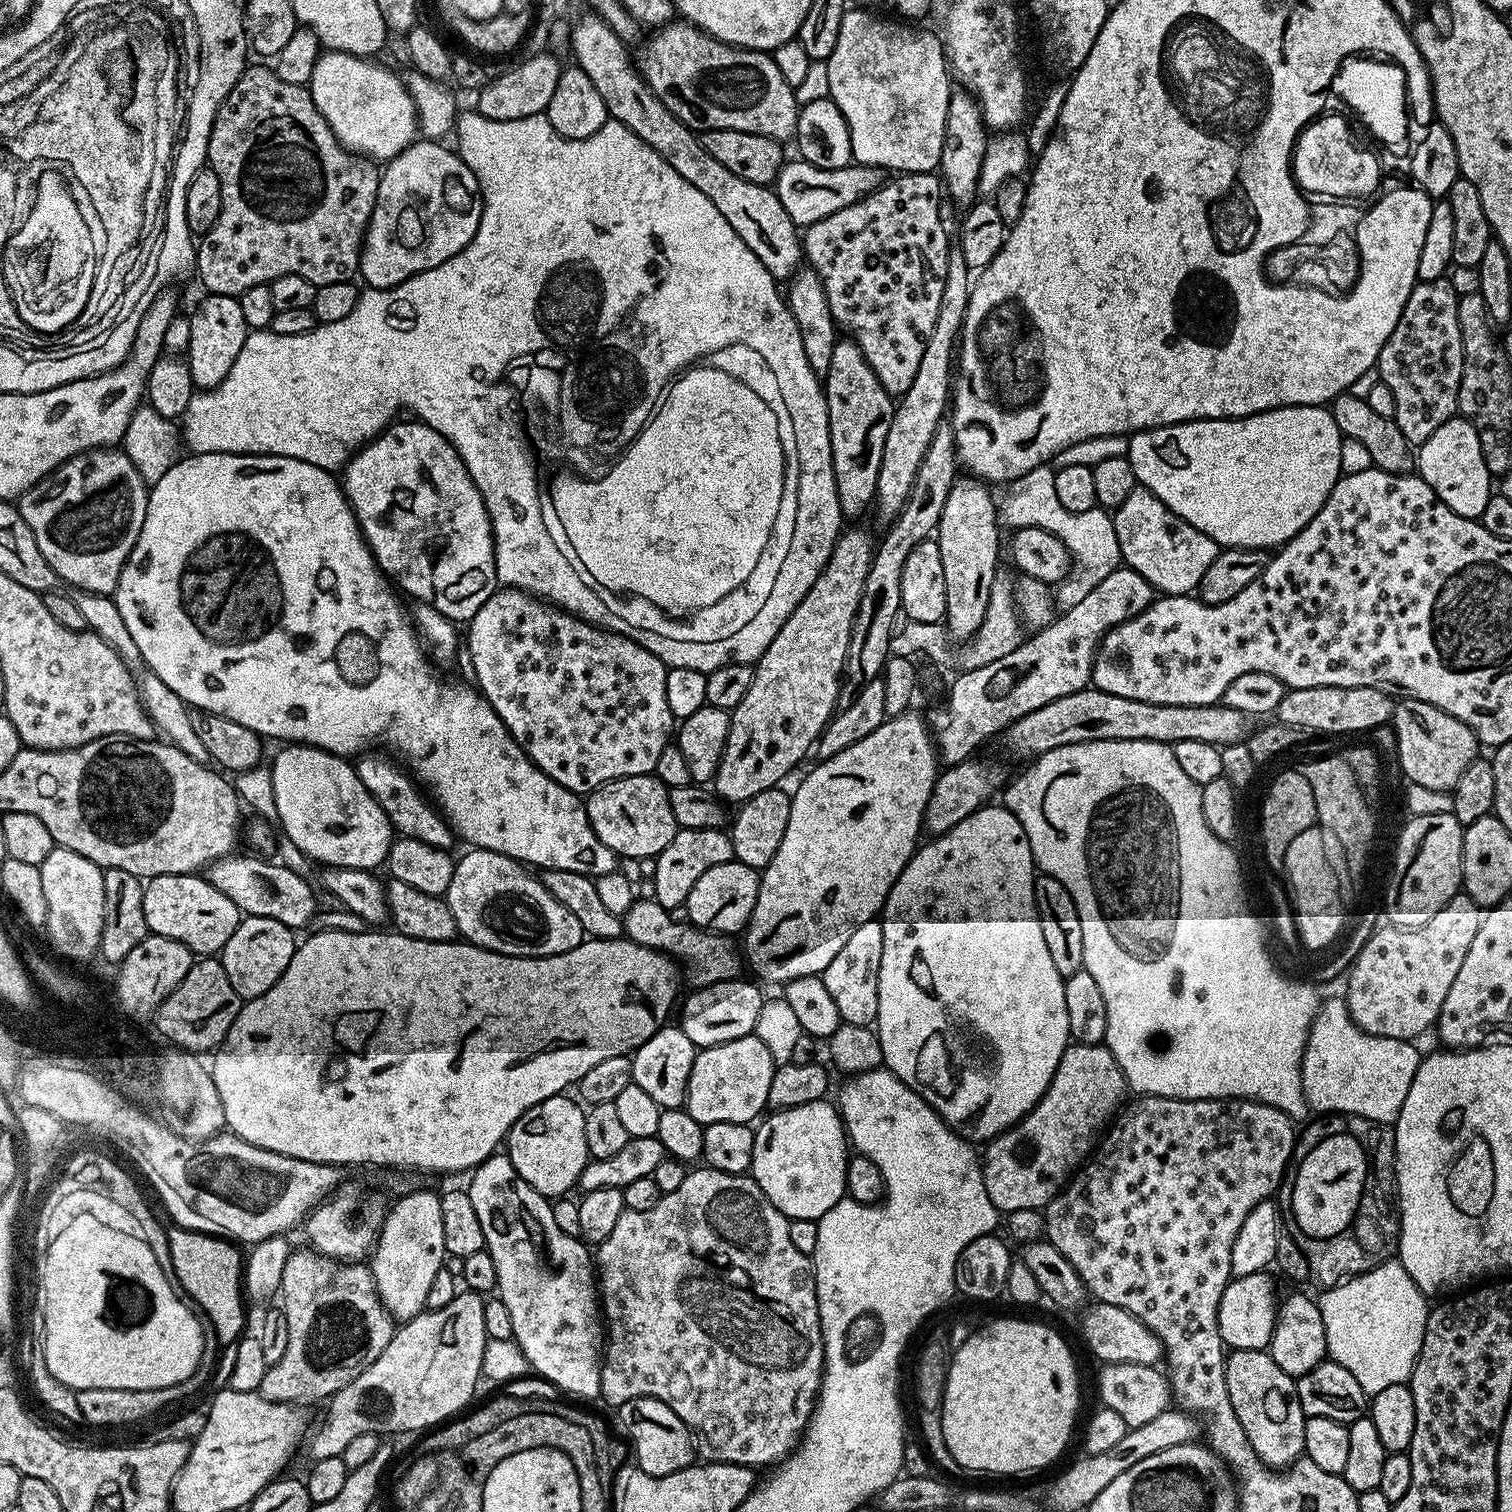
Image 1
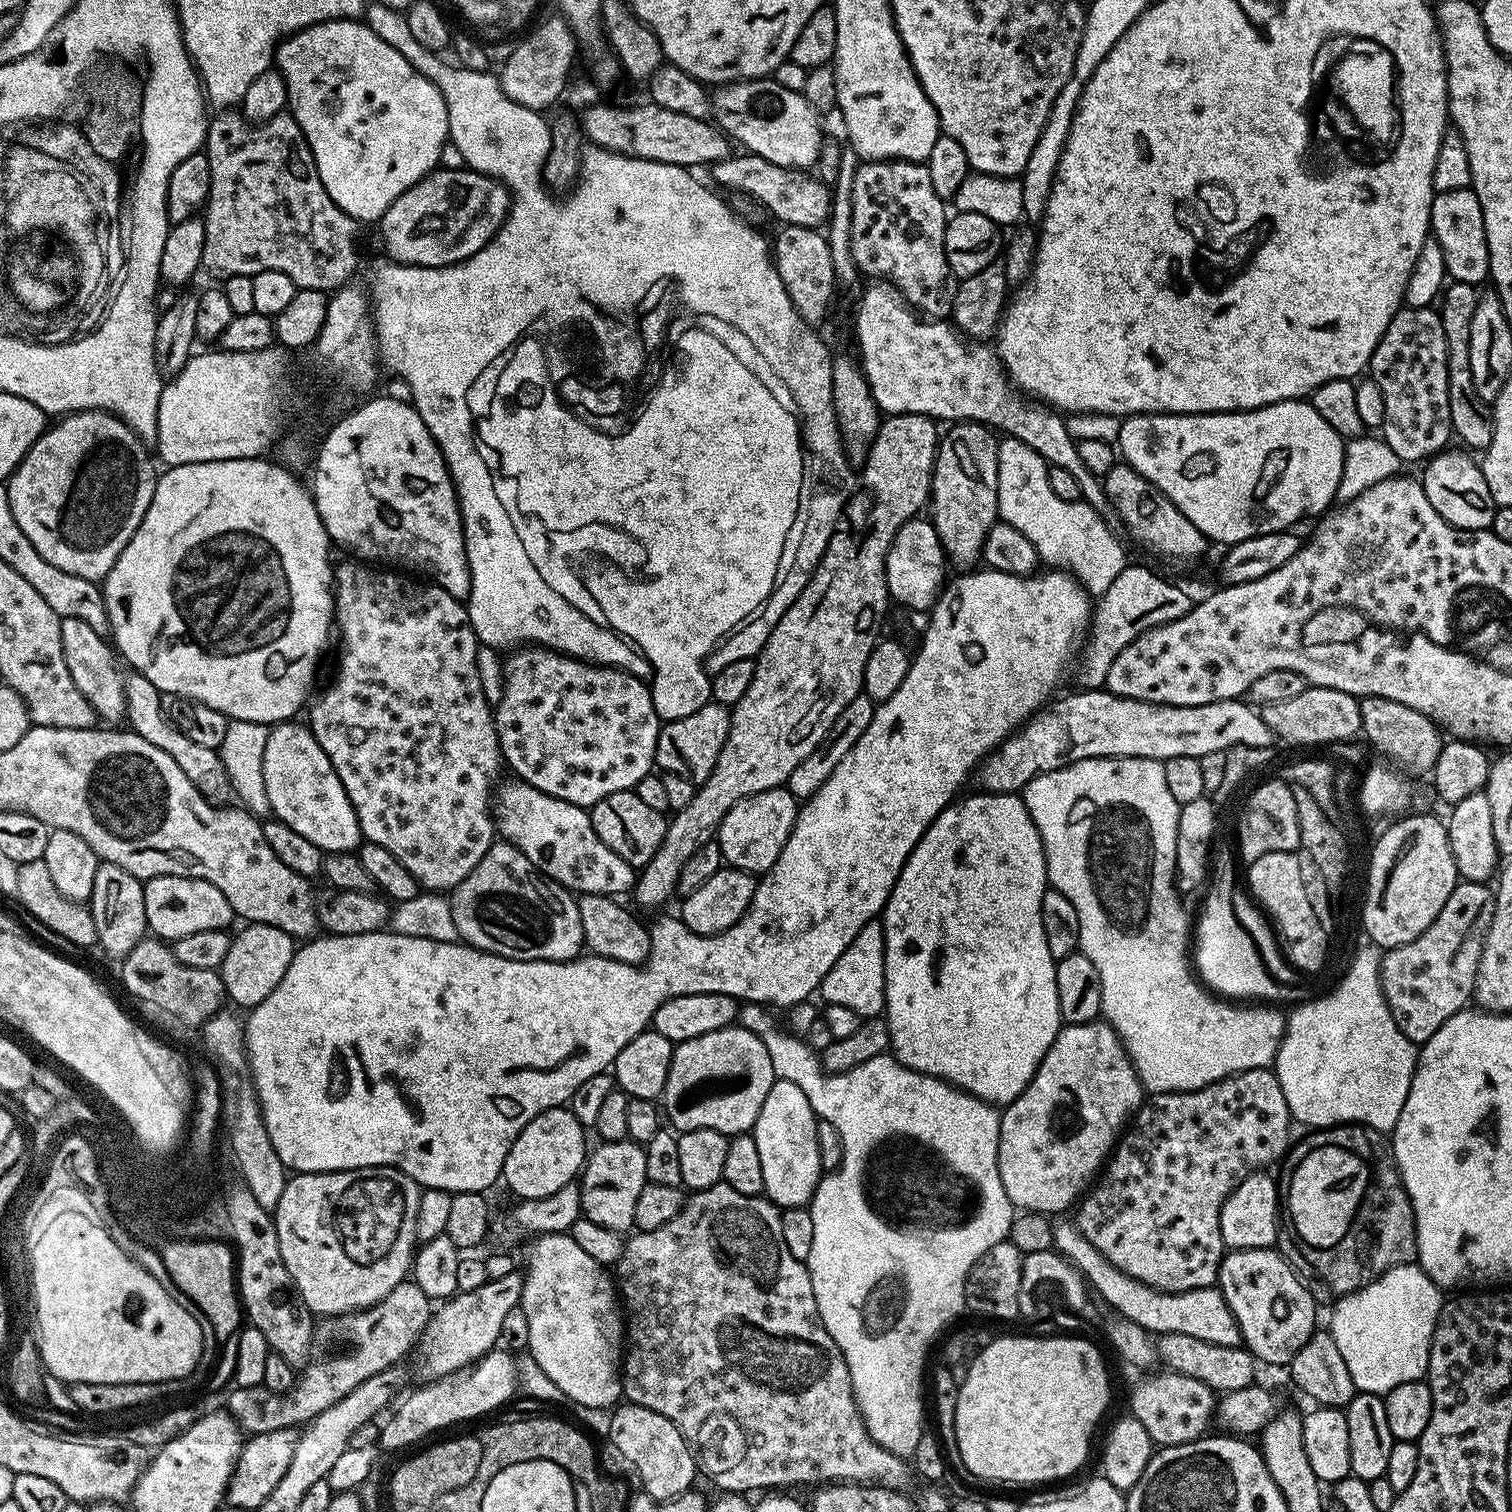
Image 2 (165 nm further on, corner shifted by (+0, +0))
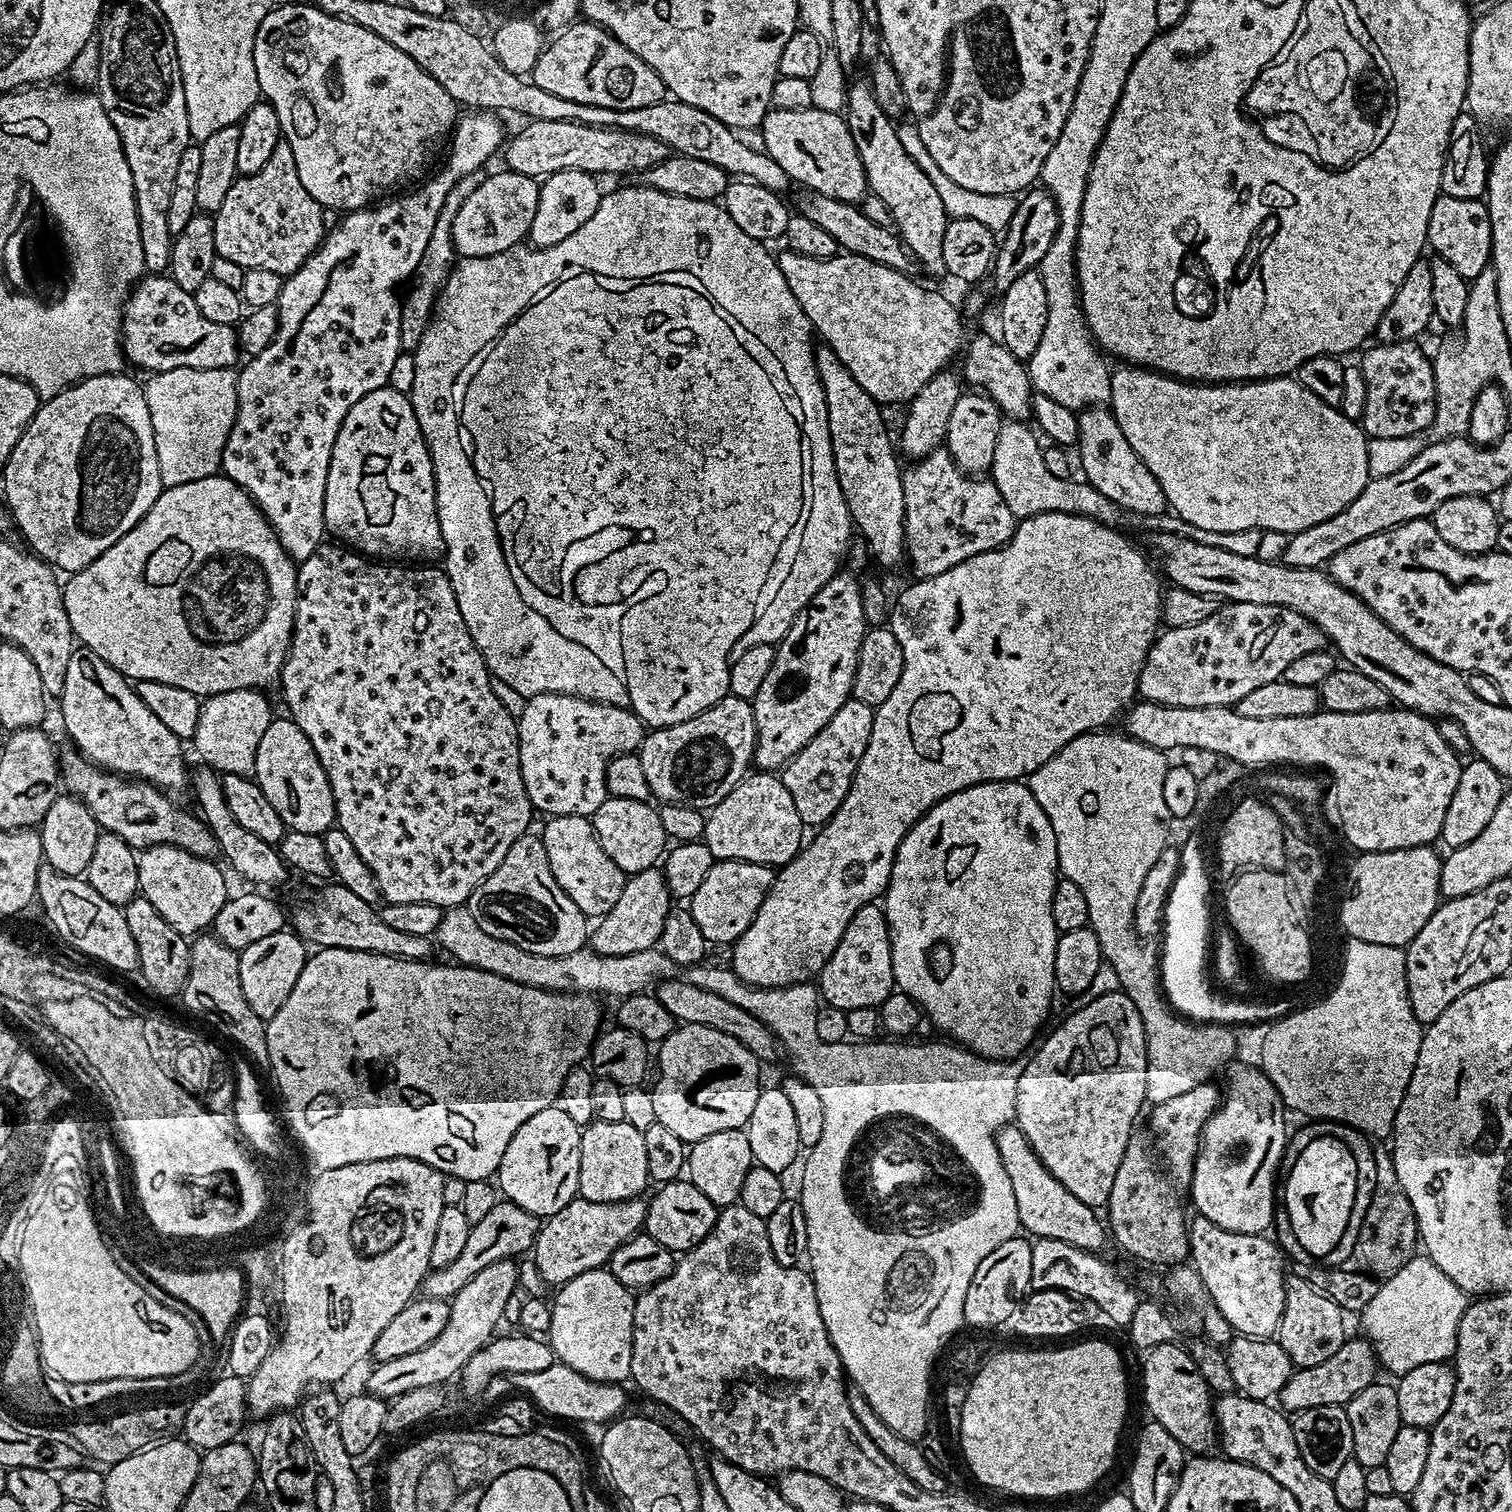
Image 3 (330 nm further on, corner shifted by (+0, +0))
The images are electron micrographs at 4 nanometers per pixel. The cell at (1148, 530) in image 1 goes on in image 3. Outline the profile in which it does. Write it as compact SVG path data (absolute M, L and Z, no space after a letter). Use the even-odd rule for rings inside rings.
M1104 406L1086 408L1079 413L1079 418L1080 464L1078 460L1078 468L1079 471L1080 468L1084 471L1082 476L1087 484L1094 486L1094 490L1098 490L1098 494L1105 496L1117 509L1125 508L1126 511L1133 512L1136 516L1160 516L1166 512L1168 499L1162 494L1162 486L1158 486L1158 478L1154 478L1154 474L1150 474L1150 470L1146 470L1146 462L1142 462L1142 458L1138 458L1138 454L1134 454L1134 446L1130 446L1130 442L1126 442L1126 434L1122 434L1122 426L1118 426L1111 411Z

